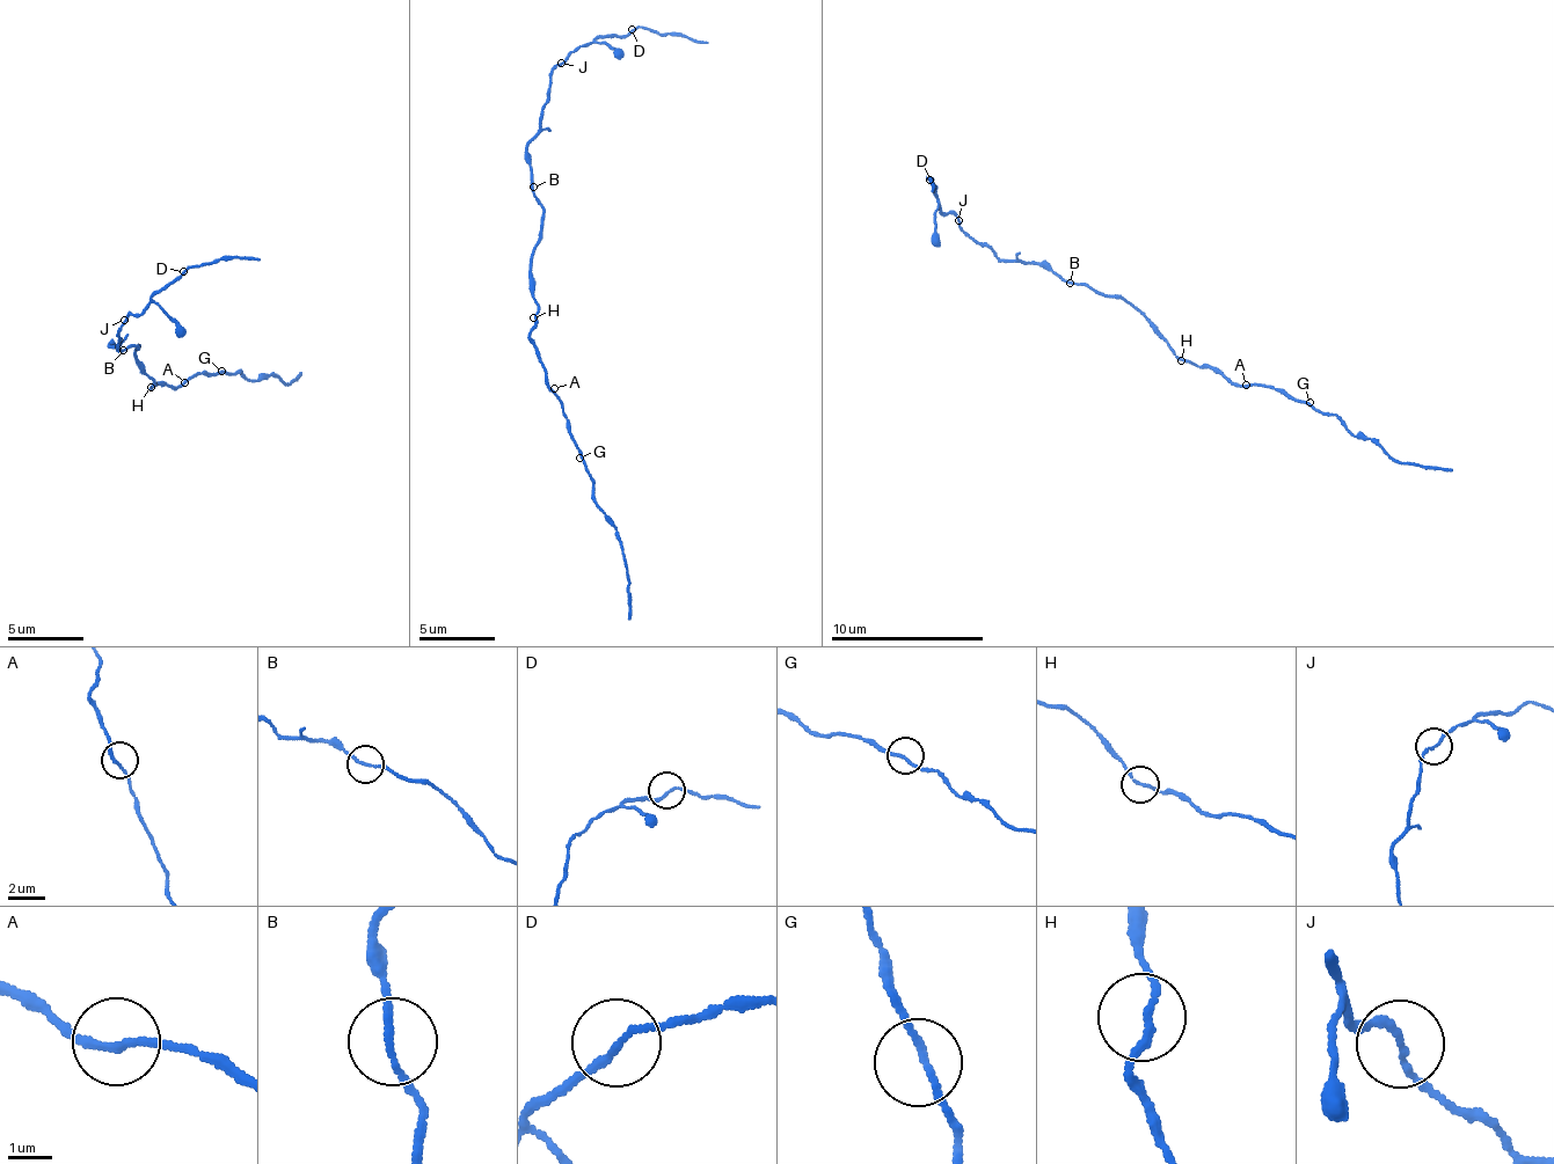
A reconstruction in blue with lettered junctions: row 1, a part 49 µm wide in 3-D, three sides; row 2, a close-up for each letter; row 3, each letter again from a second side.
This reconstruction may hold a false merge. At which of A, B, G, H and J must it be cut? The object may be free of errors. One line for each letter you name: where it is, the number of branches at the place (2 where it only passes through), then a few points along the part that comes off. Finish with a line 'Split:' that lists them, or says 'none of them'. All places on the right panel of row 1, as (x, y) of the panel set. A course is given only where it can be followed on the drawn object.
J: Place: (958, 220). Branches: 2. Course of the part to remove: (957, 221), (939, 211), (928, 178), (933, 181), (933, 191)
Split: J

